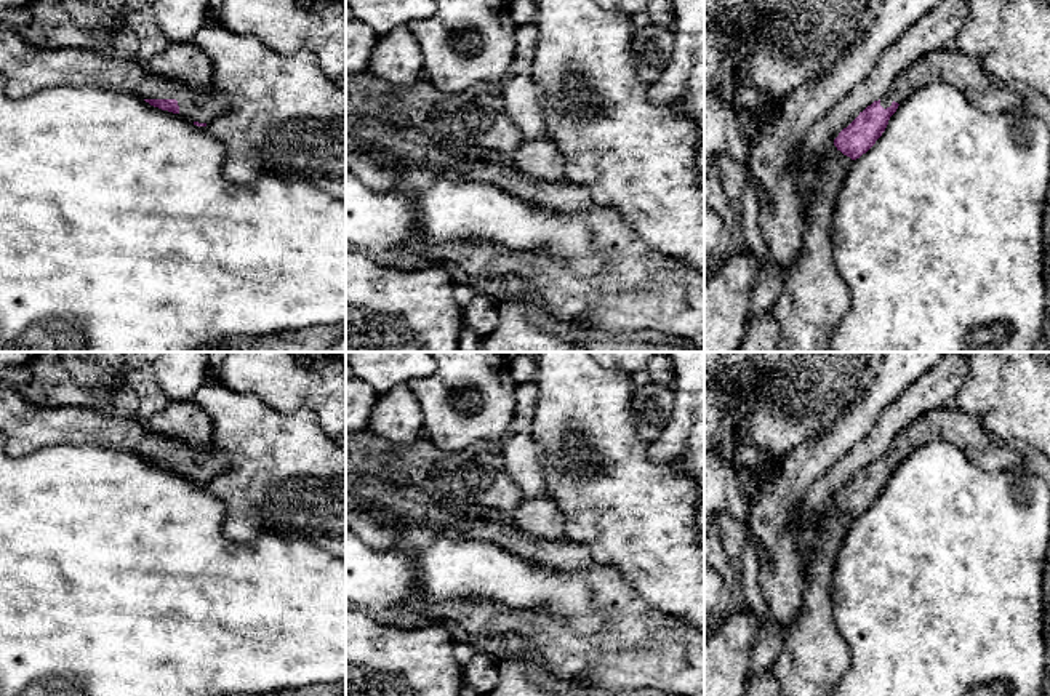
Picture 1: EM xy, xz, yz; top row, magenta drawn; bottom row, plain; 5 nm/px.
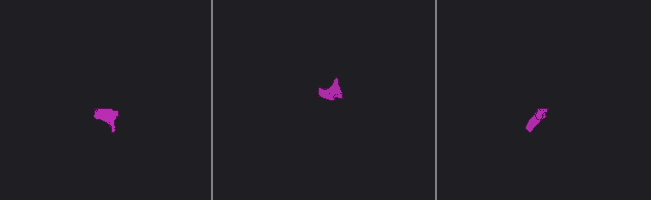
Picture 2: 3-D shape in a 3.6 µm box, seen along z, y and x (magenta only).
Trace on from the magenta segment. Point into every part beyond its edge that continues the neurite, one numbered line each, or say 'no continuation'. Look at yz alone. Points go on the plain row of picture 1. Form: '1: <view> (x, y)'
1: yz (961, 429)

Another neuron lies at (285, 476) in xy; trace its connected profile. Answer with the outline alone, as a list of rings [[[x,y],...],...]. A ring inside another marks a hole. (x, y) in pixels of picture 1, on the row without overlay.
[[[216,368],[206,370],[194,398],[213,421],[213,445],[227,456],[227,467],[206,488],[227,506],[222,533],[234,542],[254,542],[259,534],[306,539],[346,558],[346,445],[331,438],[317,414],[303,406],[280,413],[254,394],[222,386]]]

